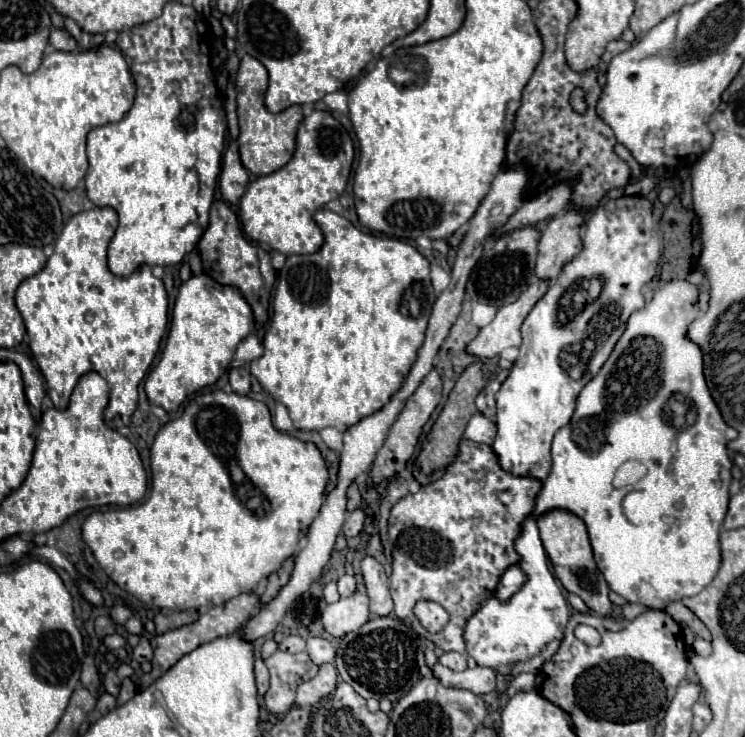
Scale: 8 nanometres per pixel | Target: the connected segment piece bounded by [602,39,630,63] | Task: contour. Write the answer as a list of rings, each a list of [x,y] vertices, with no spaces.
[[[616,39],[616,41],[608,43],[608,47],[606,47],[606,51],[604,51],[602,59],[608,63],[614,55],[618,55],[618,53],[622,53],[622,51],[626,51],[626,49],[630,49],[630,43],[626,43],[624,39]]]

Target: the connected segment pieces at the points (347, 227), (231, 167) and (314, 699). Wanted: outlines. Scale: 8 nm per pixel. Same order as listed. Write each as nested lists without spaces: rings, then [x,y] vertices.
[[[320,209],[314,213],[314,221],[318,223],[322,235],[324,235],[324,245],[320,251],[312,255],[288,255],[284,267],[278,271],[278,285],[276,285],[276,295],[272,301],[272,323],[264,335],[264,355],[260,359],[254,359],[250,363],[250,373],[260,381],[260,385],[282,405],[288,407],[290,417],[294,421],[296,429],[304,431],[320,431],[324,427],[336,427],[338,431],[346,431],[348,427],[356,425],[360,419],[380,411],[390,397],[402,387],[402,381],[406,373],[410,371],[416,351],[424,343],[424,331],[428,325],[428,317],[434,305],[434,289],[430,283],[430,263],[426,261],[424,255],[420,255],[412,245],[402,243],[392,237],[378,237],[370,233],[358,231],[348,219],[332,213],[330,209]]]
[[[230,139],[226,153],[224,153],[224,159],[222,159],[220,193],[228,203],[236,205],[240,201],[242,193],[246,191],[246,185],[248,185],[248,171],[240,163],[238,143],[234,139]]]
[[[324,663],[318,671],[318,675],[298,687],[296,693],[296,705],[298,707],[312,707],[320,703],[326,695],[330,695],[336,689],[338,671],[334,663]]]

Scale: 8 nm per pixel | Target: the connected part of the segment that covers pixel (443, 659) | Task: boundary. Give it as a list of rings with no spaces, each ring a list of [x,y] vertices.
[[[454,651],[442,653],[440,659],[438,659],[438,663],[442,663],[444,667],[448,667],[452,671],[462,671],[462,669],[466,669],[466,655],[454,653]]]

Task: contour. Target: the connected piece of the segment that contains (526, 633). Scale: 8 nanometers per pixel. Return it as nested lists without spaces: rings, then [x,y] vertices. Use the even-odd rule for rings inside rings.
[[[532,513],[520,525],[520,535],[514,539],[514,547],[520,555],[518,567],[526,575],[524,585],[506,601],[488,597],[464,627],[466,651],[480,667],[496,669],[500,665],[530,661],[532,657],[540,655],[548,643],[560,641],[564,637],[564,627],[572,615],[568,601],[564,599],[554,575],[548,569],[548,557],[538,535],[536,517]]]

